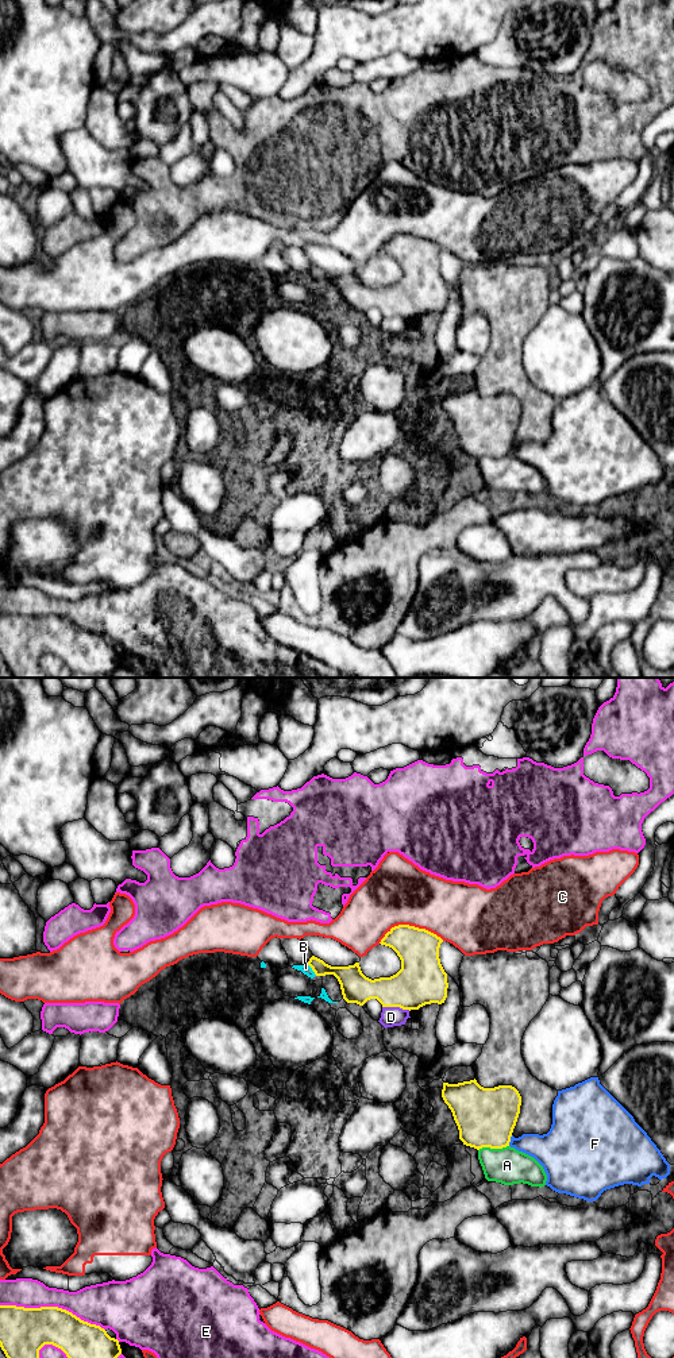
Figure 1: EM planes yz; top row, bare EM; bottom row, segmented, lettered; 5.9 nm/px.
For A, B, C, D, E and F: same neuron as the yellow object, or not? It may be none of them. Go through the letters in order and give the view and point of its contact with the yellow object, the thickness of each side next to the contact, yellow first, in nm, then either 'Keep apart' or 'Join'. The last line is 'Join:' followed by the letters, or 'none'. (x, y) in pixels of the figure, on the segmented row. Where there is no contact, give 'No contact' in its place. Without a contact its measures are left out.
A: Touches yellow at yz (493, 1148). Thickness 360 nm (yellow) against 220 nm. Keep apart
B: Touches yellow at yz (312, 969). Thickness 150 nm (yellow) against 60 nm. Keep apart
C: Touches yellow at yz (409, 926). Thickness 240 nm (yellow) against 380 nm. Keep apart
D: Touches yellow at yz (396, 1006). Thickness 300 nm (yellow) against 120 nm. Join
E: Touches yellow at yz (53, 1307). Thickness 280 nm (yellow) against 220 nm. Keep apart
F: Touches yellow at yz (509, 1141). Thickness 360 nm (yellow) against 200 nm. Keep apart
Join: D

